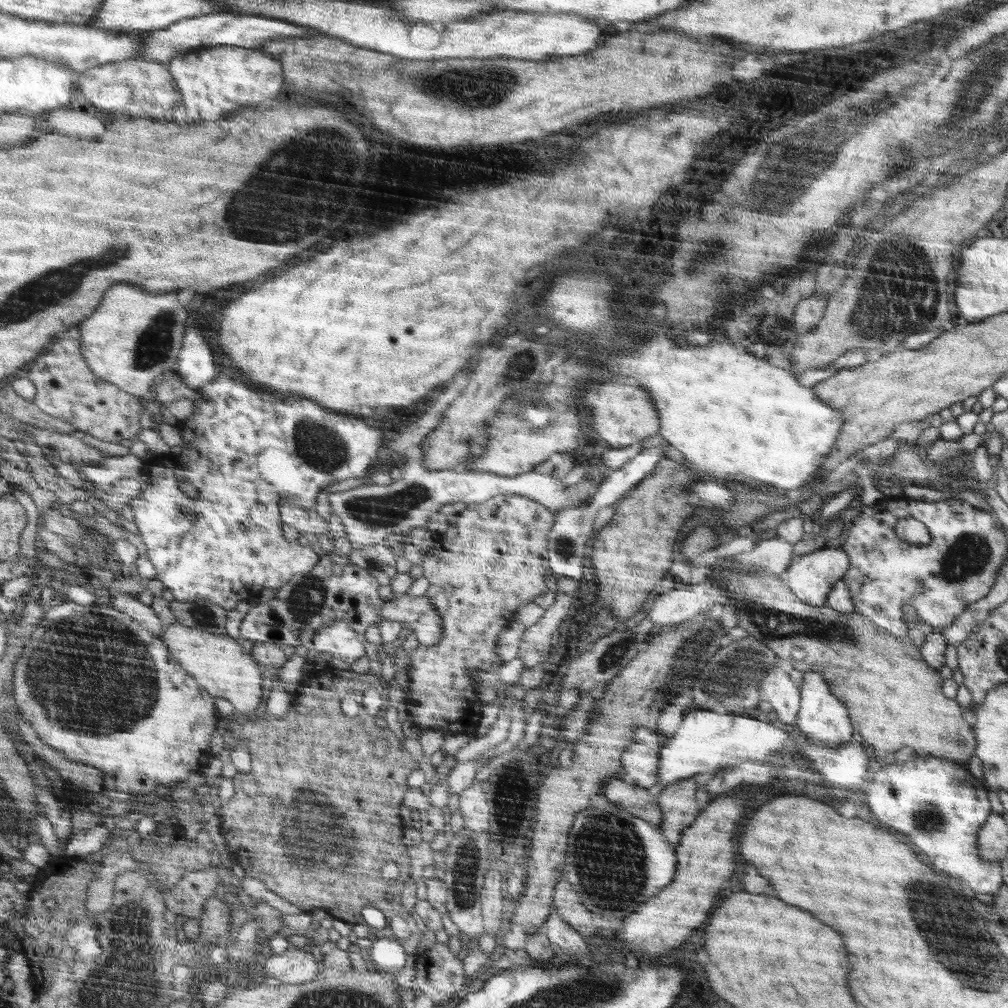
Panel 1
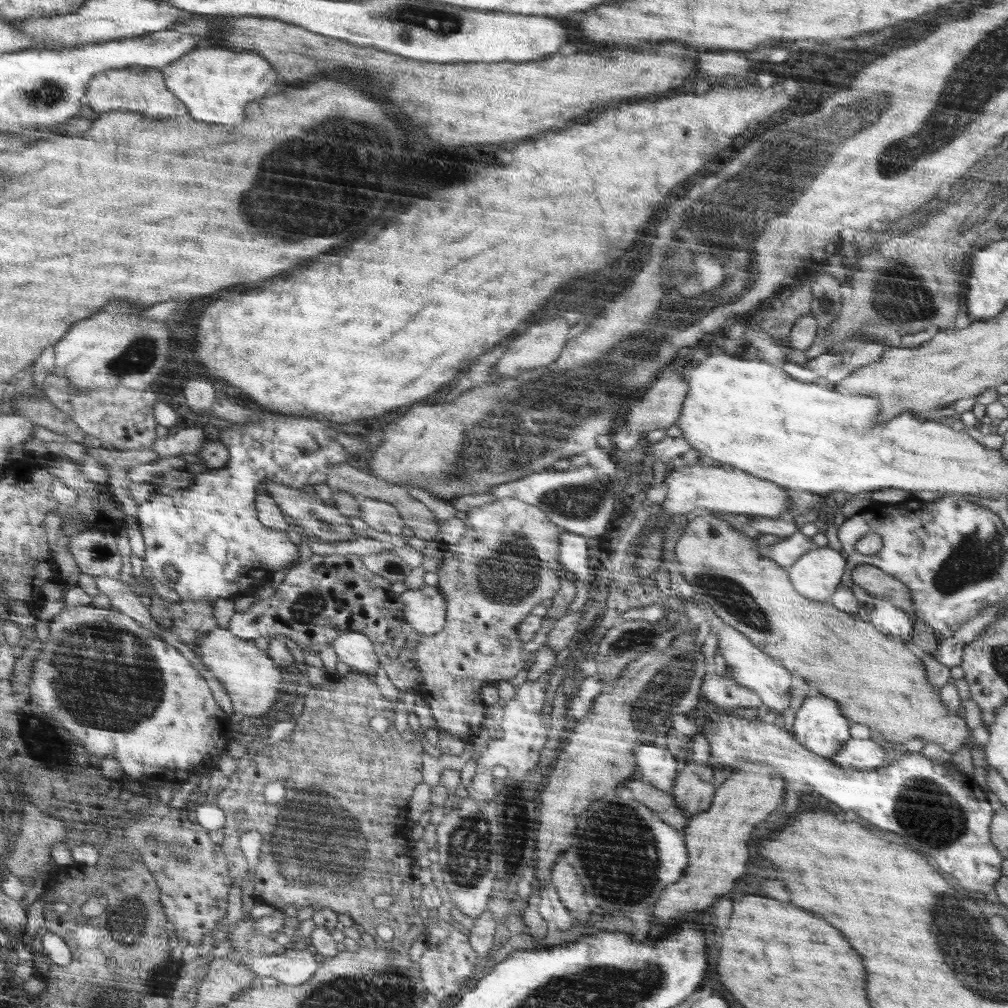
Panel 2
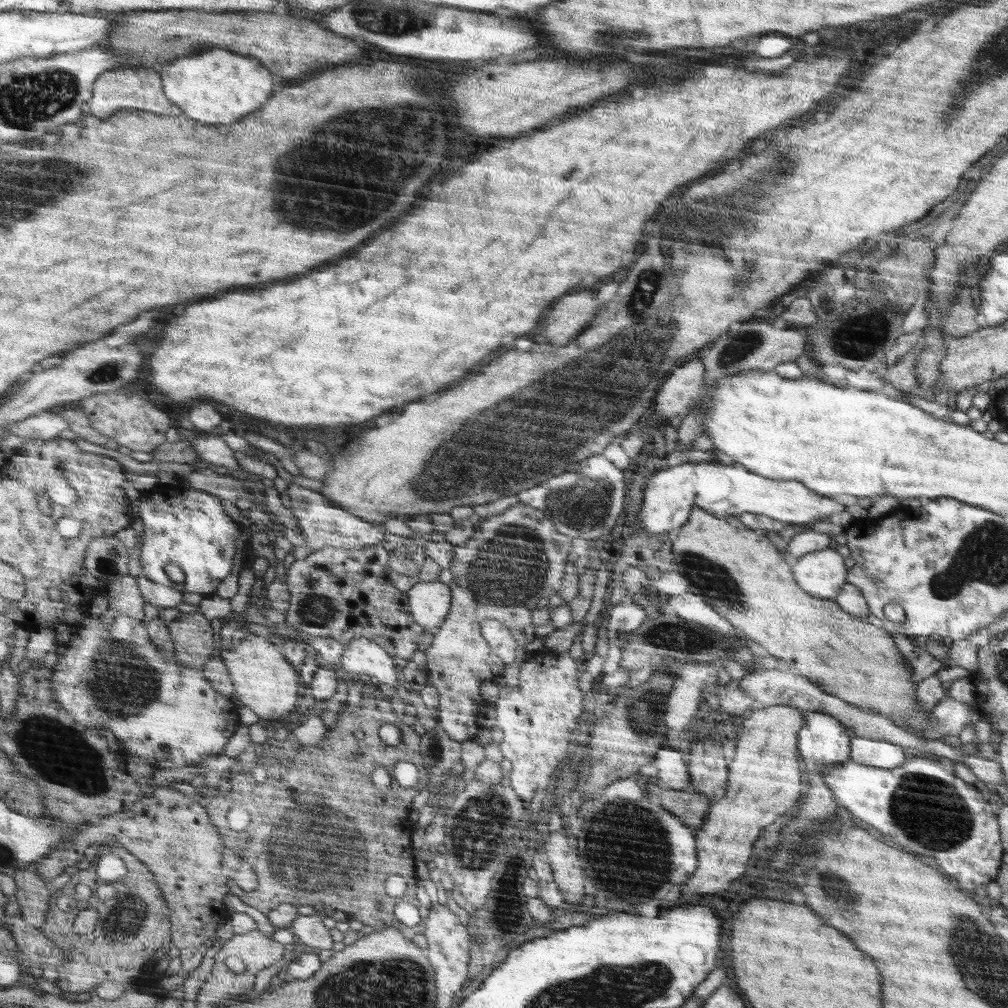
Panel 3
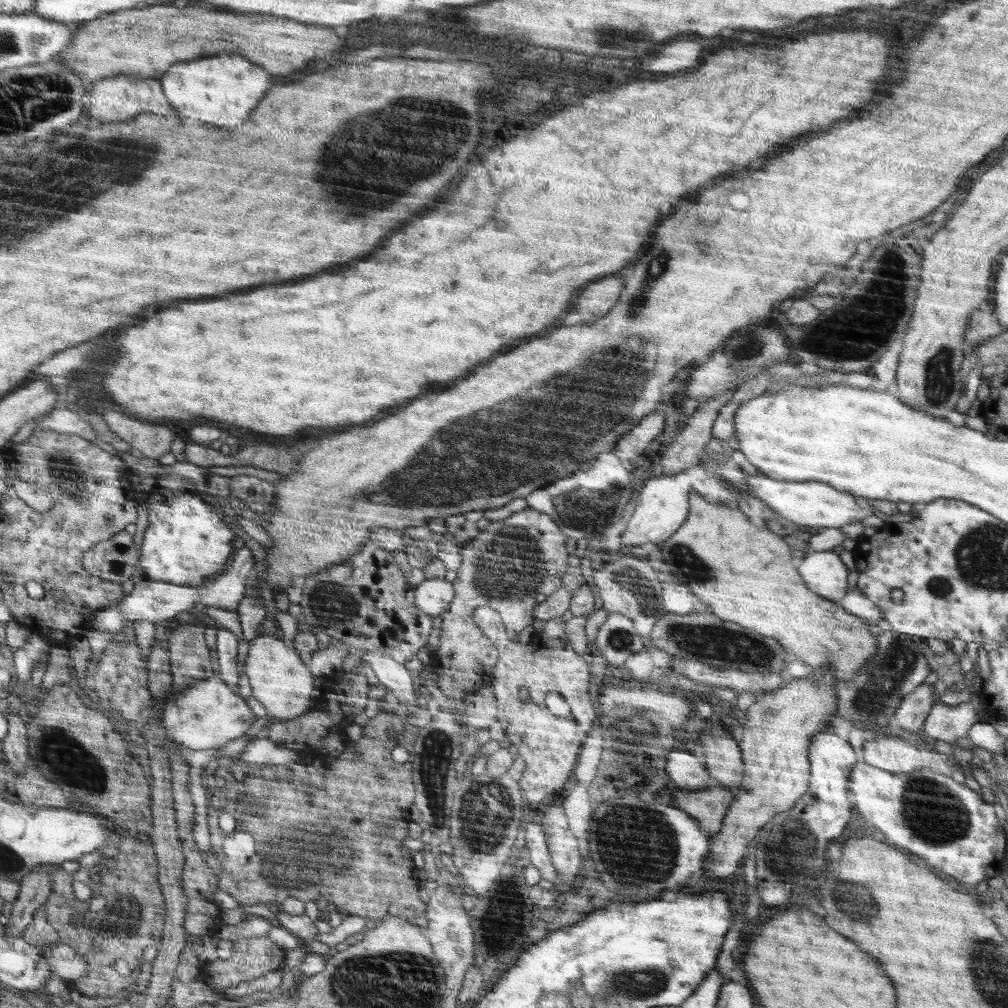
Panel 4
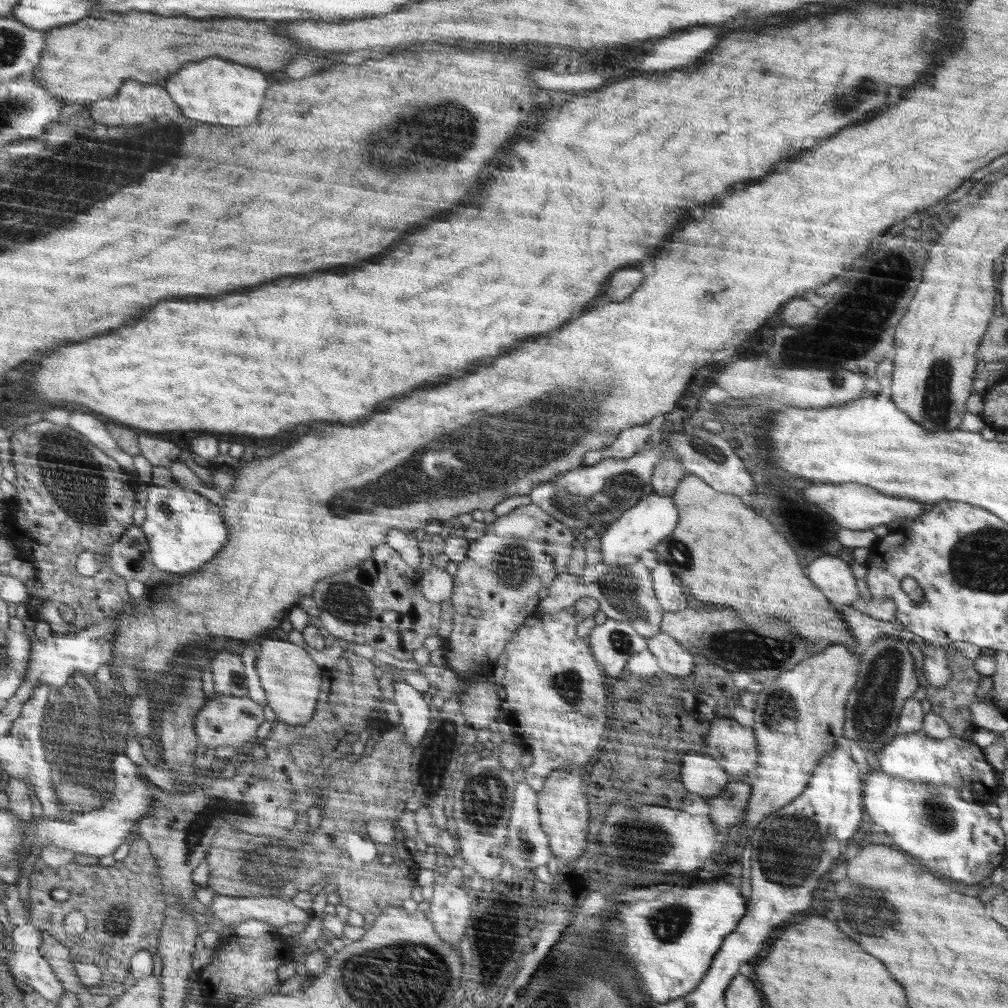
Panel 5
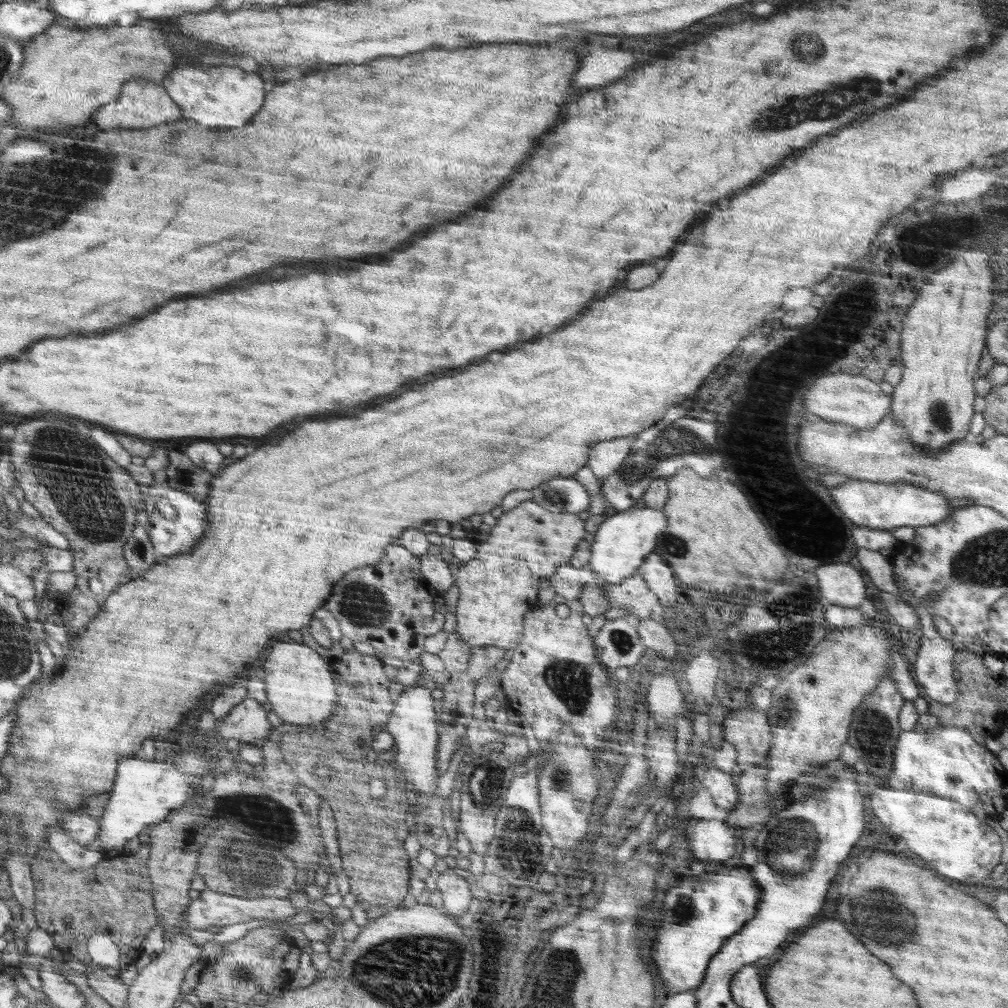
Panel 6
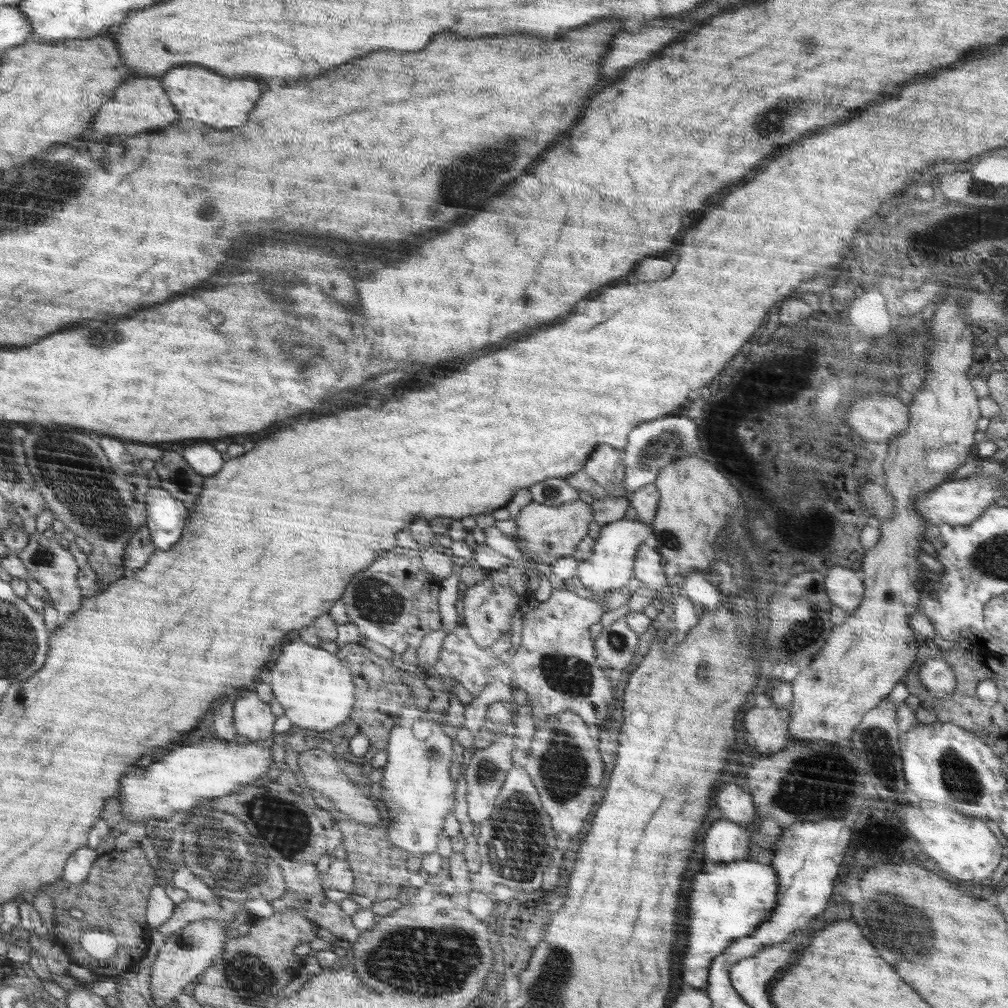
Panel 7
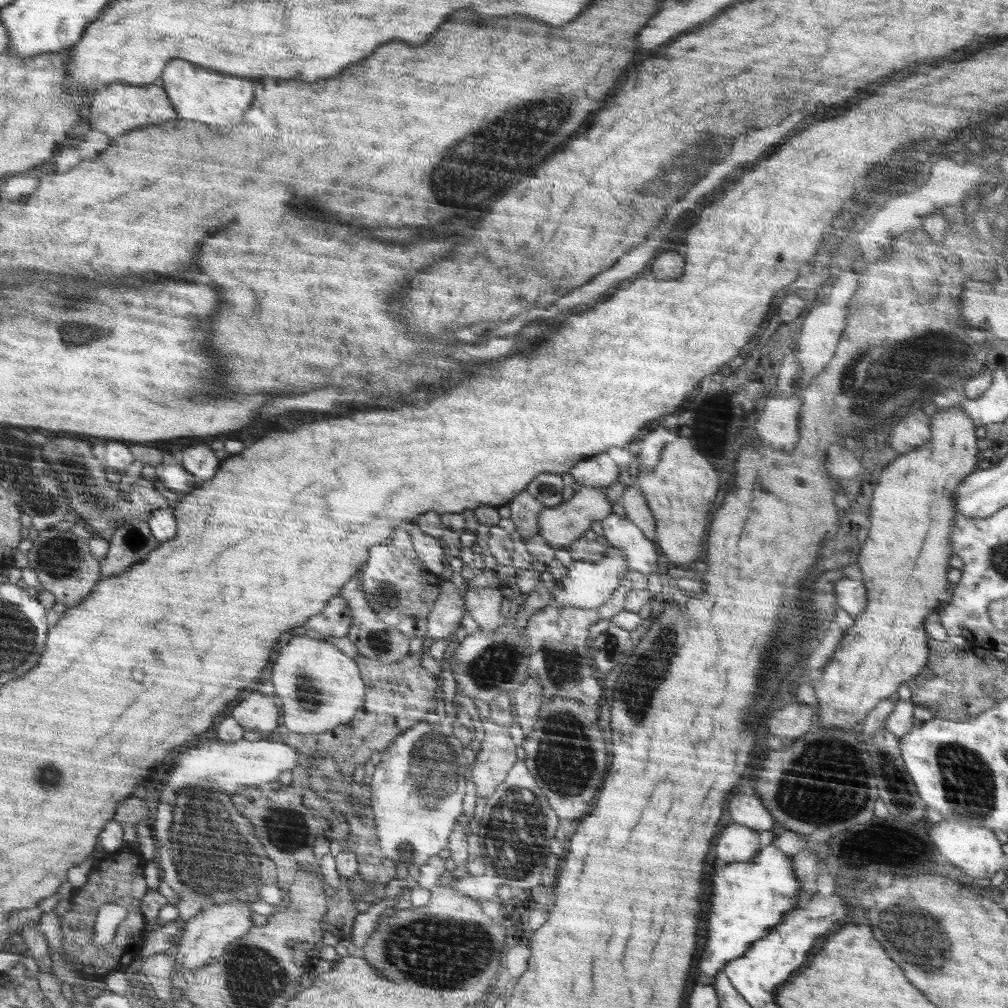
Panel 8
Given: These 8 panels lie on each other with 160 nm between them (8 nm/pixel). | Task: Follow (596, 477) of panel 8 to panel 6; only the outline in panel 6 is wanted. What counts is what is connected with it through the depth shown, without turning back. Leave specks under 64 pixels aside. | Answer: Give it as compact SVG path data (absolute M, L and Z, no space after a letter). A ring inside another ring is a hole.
M616 438L600 442L590 450L587 460L587 467L602 482L609 474L612 474L624 462L624 459L631 453L630 446L632 438Z

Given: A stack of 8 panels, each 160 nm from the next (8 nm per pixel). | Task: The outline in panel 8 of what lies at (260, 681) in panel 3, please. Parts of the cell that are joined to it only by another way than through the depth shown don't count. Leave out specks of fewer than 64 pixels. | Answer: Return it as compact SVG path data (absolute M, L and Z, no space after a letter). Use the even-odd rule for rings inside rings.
M297 634L278 654L274 664L273 682L275 697L281 702L283 725L290 732L328 732L338 724L352 722L354 714L364 710L367 685L356 658L348 657L344 650L326 640Z

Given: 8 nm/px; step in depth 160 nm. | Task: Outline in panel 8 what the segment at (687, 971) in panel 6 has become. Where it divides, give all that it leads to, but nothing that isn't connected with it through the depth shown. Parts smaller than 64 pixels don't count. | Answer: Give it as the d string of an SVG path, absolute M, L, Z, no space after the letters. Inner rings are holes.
M772 843L757 852L755 857L752 857L749 861L746 862L736 862L736 864L726 864L726 866L722 866L714 876L712 876L712 894L710 894L710 912L708 912L708 938L706 938L706 946L704 946L704 950L702 950L702 954L700 954L700 958L698 958L698 974L702 974L702 976L706 976L706 978L698 978L696 982L700 982L700 984L712 984L714 982L714 976L726 966L726 962L730 964L730 962L736 960L736 958L742 957L742 954L750 948L750 944L752 942L756 942L758 938L762 938L762 936L766 936L768 934L768 930L772 928L772 926L776 926L776 924L780 924L780 920L782 918L786 918L786 915L796 909L795 903L798 895L800 894L801 888L798 886L799 882L797 881L795 870L793 869L793 864L790 862L791 856L786 855L784 852L780 851L776 846L772 846Z

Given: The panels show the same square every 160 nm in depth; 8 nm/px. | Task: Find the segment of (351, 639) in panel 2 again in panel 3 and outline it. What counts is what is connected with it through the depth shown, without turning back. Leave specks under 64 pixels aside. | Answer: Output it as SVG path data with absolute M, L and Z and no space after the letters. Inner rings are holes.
M353 638L346 644L341 660L335 667L340 676L351 674L366 679L376 676L380 683L390 684L391 691L397 686L399 669L392 657L378 643L367 638Z

